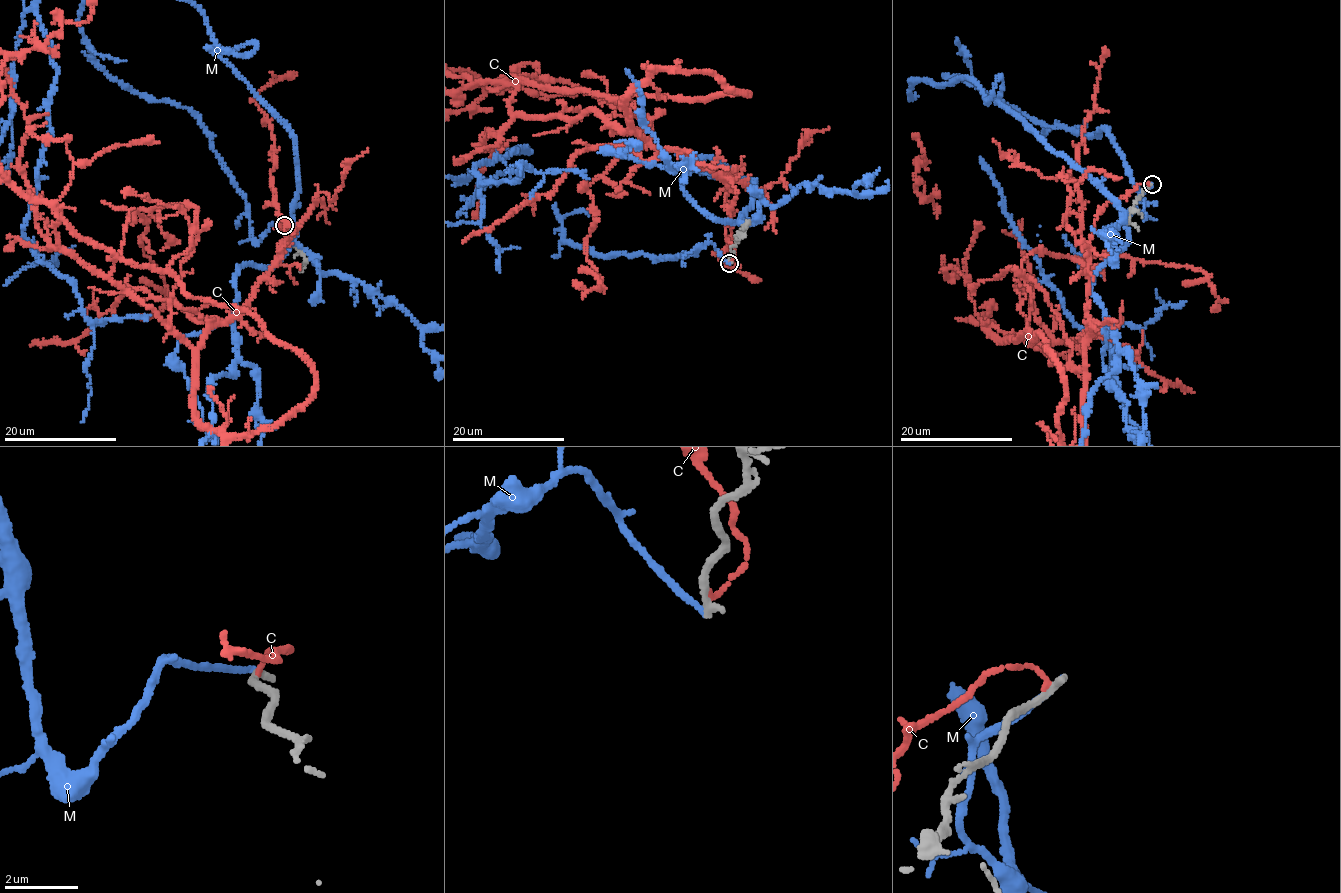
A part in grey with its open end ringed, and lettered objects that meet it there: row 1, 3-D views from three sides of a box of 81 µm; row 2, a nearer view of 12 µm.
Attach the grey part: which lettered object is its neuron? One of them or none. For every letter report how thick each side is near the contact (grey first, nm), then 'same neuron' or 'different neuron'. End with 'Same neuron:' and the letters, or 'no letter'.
C: calibres 240 and 110 nm; different neuron
M: calibres 190 and 130 nm; same neuron
Same neuron: M

